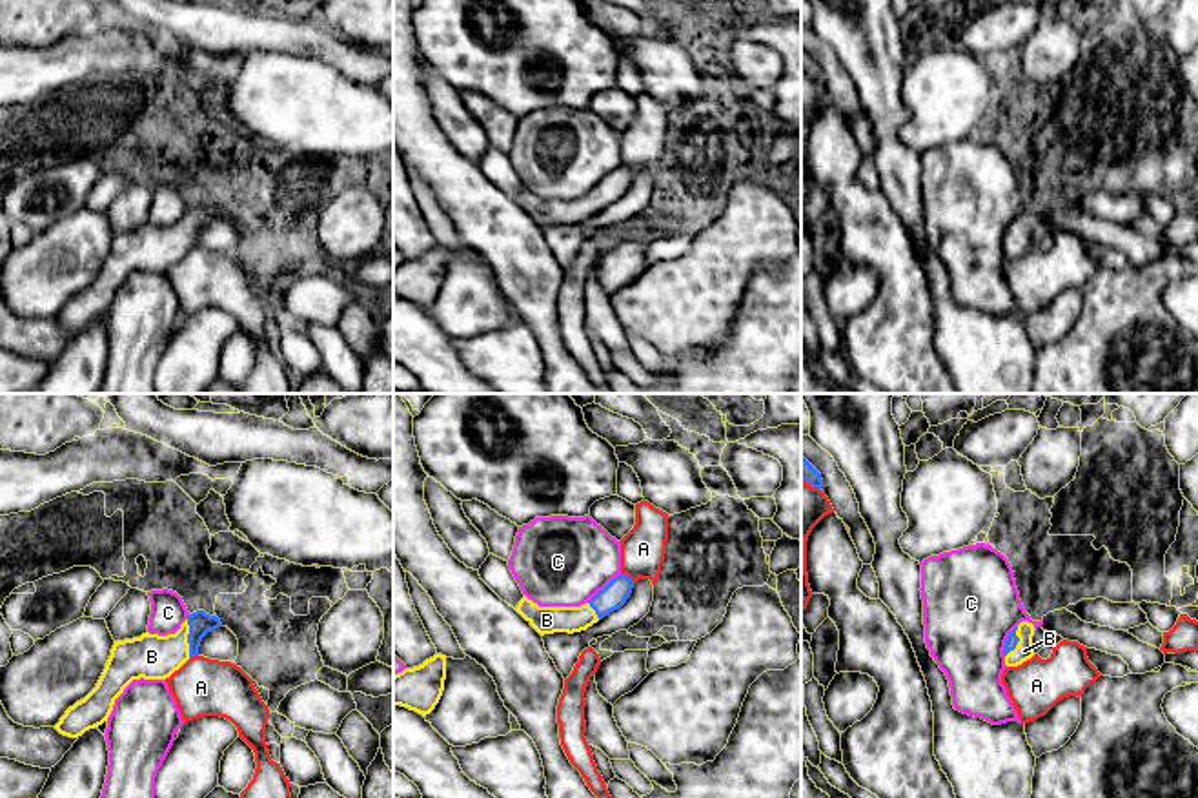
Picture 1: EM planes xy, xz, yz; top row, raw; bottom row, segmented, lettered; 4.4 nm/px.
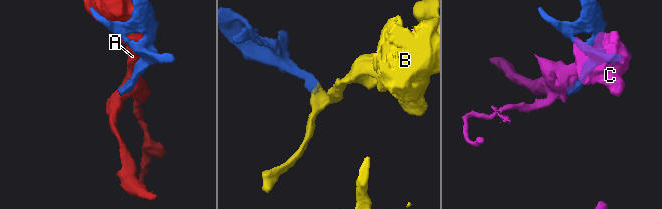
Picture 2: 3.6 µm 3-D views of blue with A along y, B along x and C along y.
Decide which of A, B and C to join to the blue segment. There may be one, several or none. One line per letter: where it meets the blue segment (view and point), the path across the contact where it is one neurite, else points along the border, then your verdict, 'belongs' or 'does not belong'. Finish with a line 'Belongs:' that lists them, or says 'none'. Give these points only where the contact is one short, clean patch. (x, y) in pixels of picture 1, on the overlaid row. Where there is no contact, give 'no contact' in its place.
A: xz (627, 576) | does not belong
B: xy (188, 638) | across xy (201, 624), (188, 638), (177, 649), (152, 656) | belongs
C: xz (605, 587) | does not belong
Belongs: B

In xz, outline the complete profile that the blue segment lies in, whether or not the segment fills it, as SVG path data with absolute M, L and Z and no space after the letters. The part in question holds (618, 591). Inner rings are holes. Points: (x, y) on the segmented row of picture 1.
M626 574L614 578L588 603L581 607L539 607L526 596L519 601L517 612L541 634L581 632L621 609L630 598L634 581Z

